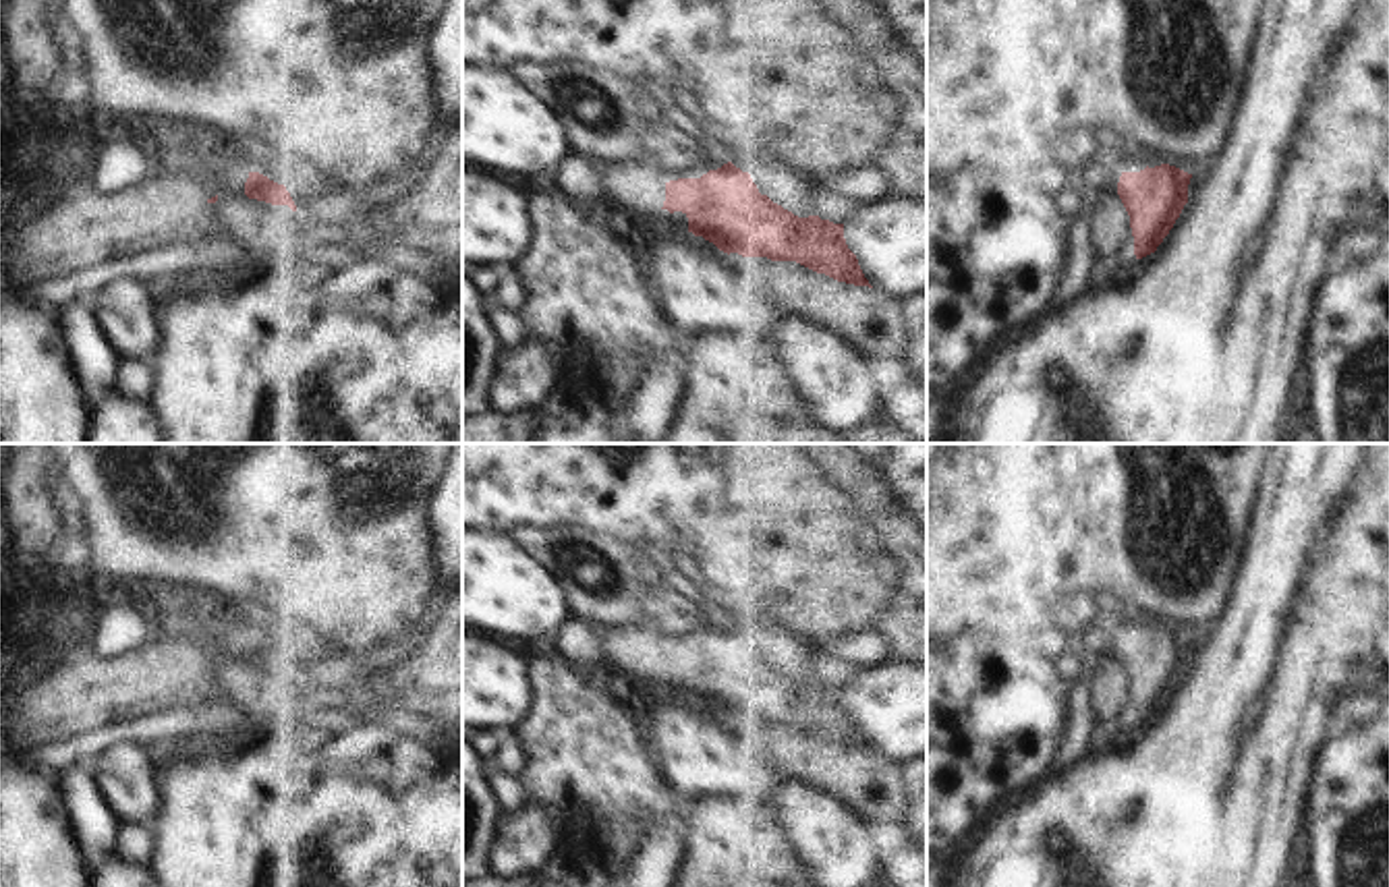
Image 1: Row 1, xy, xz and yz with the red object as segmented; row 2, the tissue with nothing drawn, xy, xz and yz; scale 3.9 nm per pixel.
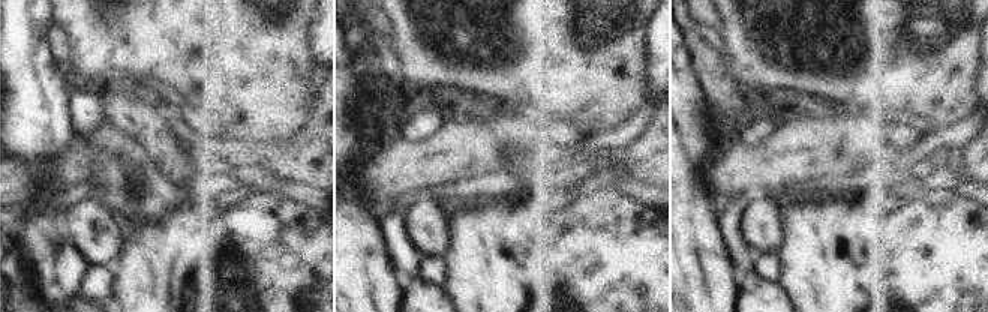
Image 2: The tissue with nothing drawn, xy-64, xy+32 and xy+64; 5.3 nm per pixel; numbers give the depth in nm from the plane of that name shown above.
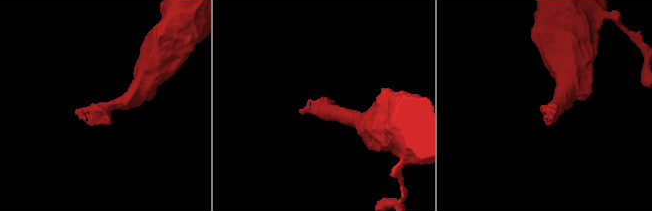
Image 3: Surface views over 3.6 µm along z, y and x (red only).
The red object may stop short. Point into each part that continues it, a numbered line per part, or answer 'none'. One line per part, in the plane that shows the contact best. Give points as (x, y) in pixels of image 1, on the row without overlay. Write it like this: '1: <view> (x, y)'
none

